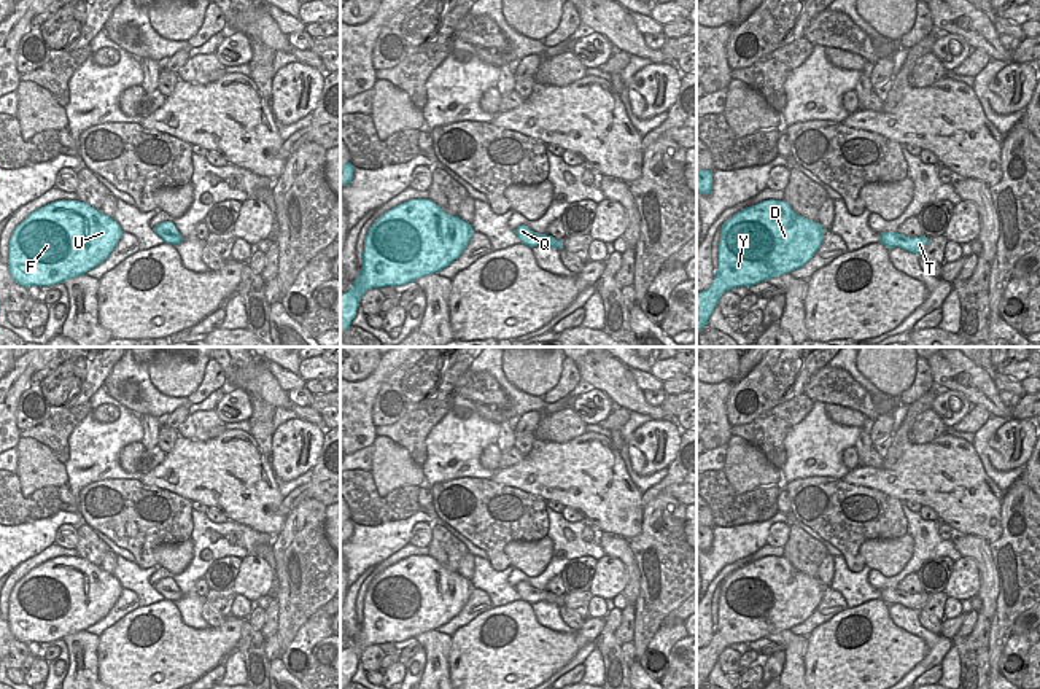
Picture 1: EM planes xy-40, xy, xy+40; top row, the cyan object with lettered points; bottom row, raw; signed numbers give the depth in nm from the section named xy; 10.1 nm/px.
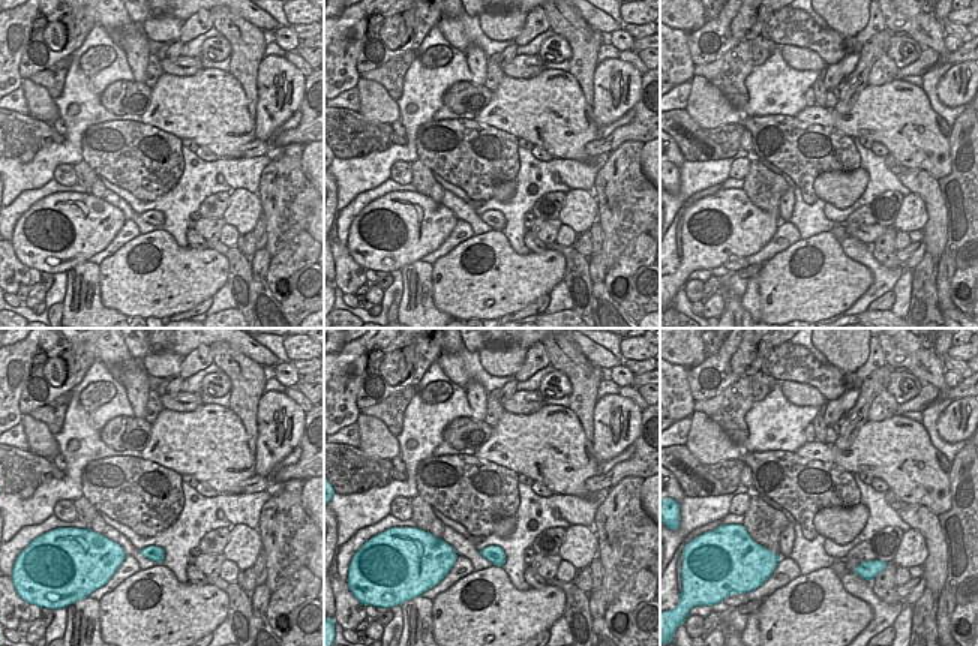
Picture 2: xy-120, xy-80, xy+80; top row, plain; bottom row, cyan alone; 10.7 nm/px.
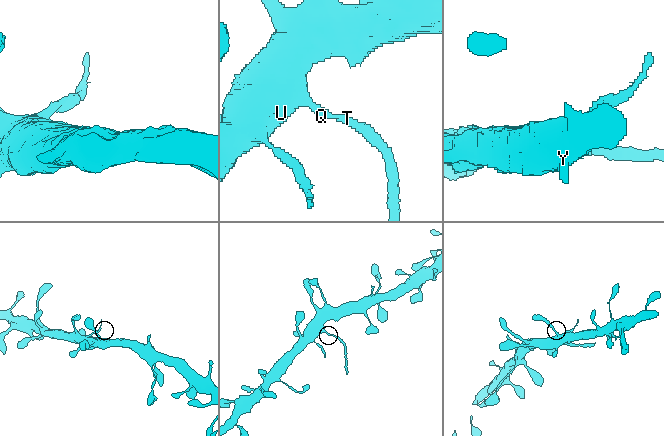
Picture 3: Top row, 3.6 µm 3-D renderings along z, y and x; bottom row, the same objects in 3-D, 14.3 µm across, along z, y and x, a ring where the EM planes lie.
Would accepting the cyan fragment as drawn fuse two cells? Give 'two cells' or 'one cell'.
two cells

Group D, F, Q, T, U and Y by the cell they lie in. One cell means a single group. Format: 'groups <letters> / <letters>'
groups D F Q U Y / T

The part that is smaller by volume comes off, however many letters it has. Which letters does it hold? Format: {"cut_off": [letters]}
{"cut_off": ["T"]}

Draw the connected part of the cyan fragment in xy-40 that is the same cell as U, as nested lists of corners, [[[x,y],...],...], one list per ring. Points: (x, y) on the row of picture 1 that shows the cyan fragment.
[[[80,200],[32,212],[11,234],[8,269],[21,286],[51,286],[84,275],[118,245],[119,224]]]

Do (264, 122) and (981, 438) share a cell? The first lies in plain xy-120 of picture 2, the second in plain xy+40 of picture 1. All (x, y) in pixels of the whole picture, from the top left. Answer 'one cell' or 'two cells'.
two cells

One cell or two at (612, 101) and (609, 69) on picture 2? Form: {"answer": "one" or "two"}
{"answer": "one"}

